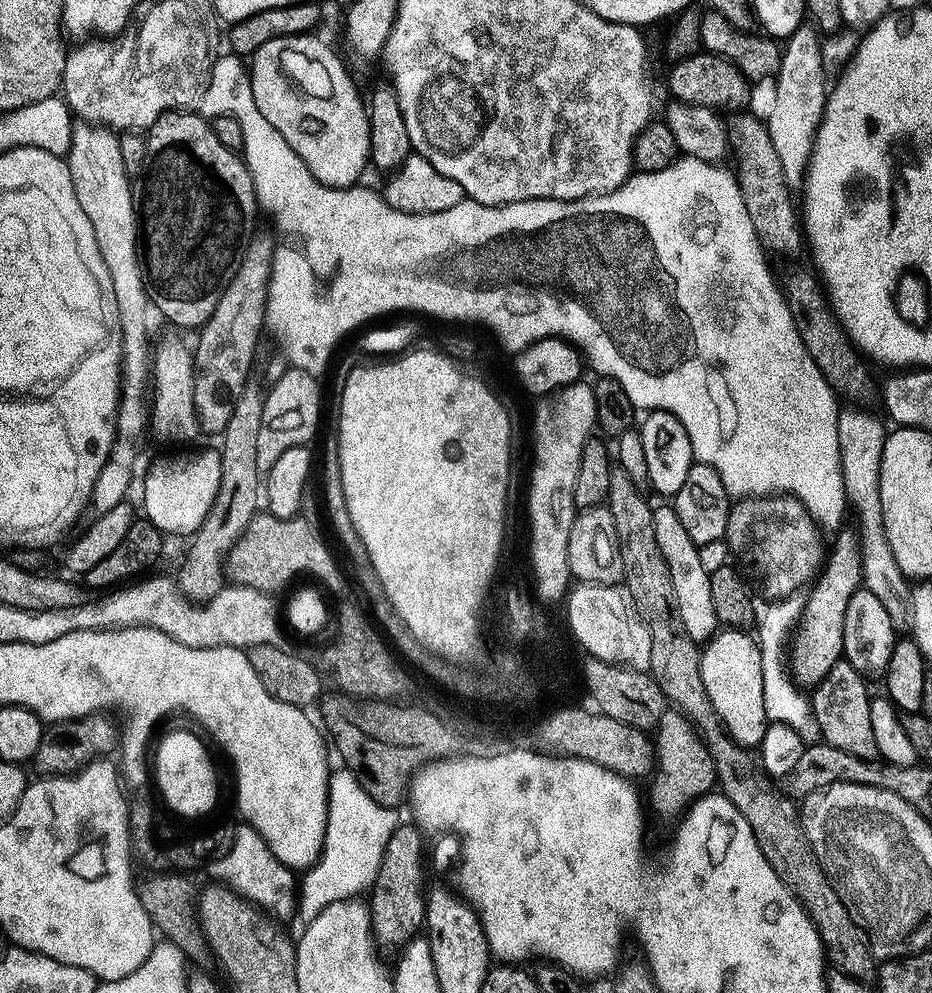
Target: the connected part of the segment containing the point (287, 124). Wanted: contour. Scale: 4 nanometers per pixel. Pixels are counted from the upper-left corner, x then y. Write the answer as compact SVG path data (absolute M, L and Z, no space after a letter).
M316 34L274 38L250 58L252 93L262 118L290 142L290 150L328 188L350 188L370 164L370 122L365 97L360 97L340 56Z

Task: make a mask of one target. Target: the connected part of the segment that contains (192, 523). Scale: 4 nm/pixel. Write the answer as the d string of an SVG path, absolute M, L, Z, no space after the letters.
M214 448L158 459L147 470L142 484L145 519L165 535L191 536L200 528L213 505L220 484L220 470L221 456Z

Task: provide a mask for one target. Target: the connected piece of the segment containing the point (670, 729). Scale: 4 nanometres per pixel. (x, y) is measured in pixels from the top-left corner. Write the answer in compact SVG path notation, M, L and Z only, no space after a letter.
M678 711L664 713L660 724L654 729L654 745L655 771L647 781L646 804L662 819L675 821L687 812L698 797L709 795L717 787L716 771L704 740L696 733L694 725Z

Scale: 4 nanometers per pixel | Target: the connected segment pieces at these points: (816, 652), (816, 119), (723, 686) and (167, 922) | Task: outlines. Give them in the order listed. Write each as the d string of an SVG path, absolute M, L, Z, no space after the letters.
M852 526L843 528L835 533L837 536L832 554L829 558L827 555L826 563L811 587L812 593L806 596L804 610L790 637L790 672L800 686L820 684L822 678L830 674L830 670L844 655L846 606L852 595L862 587L863 566L862 546L857 529Z
M801 23L798 30L789 36L782 48L780 58L780 71L774 77L776 83L776 97L772 100L772 109L766 115L766 123L770 139L774 142L779 161L782 162L782 171L788 187L792 190L799 189L803 185L804 177L808 170L808 159L812 156L812 147L816 141L816 131L820 125L820 119L824 117L824 101L826 99L826 84L824 88L824 49L822 36L811 23Z
M725 627L717 631L716 635L703 645L700 669L702 686L706 686L706 694L718 718L724 723L724 729L734 742L749 750L756 750L759 749L770 721L766 714L760 645L748 635L747 631L738 628Z
M148 874L144 881L139 881L138 891L142 910L150 918L153 929L160 932L165 941L176 945L189 961L192 960L197 969L208 970L213 967L214 957L206 938L200 929L200 921L196 919L194 898L199 897L202 891L202 883L196 876L184 876L188 874Z

